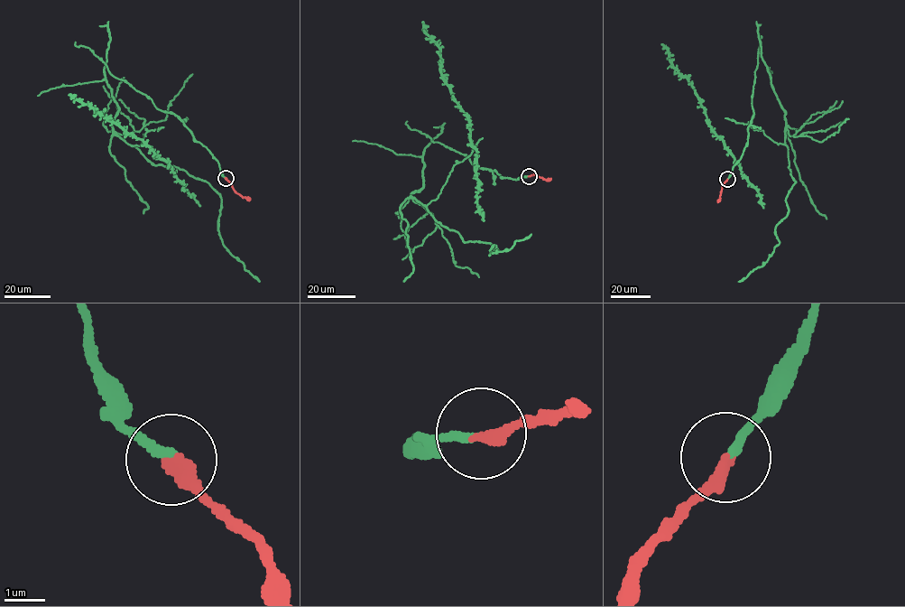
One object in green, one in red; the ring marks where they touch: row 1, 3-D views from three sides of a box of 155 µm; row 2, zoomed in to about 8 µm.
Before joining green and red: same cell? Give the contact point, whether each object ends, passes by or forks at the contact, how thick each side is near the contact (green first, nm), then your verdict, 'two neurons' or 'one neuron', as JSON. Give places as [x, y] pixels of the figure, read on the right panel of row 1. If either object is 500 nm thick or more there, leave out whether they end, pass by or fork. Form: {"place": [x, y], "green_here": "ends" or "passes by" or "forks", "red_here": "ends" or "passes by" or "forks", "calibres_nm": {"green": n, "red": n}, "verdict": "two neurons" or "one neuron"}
{"place": [727, 179], "green_here": "ends", "red_here": "ends", "calibres_nm": {"green": 200, "red": 340}, "verdict": "one neuron"}

